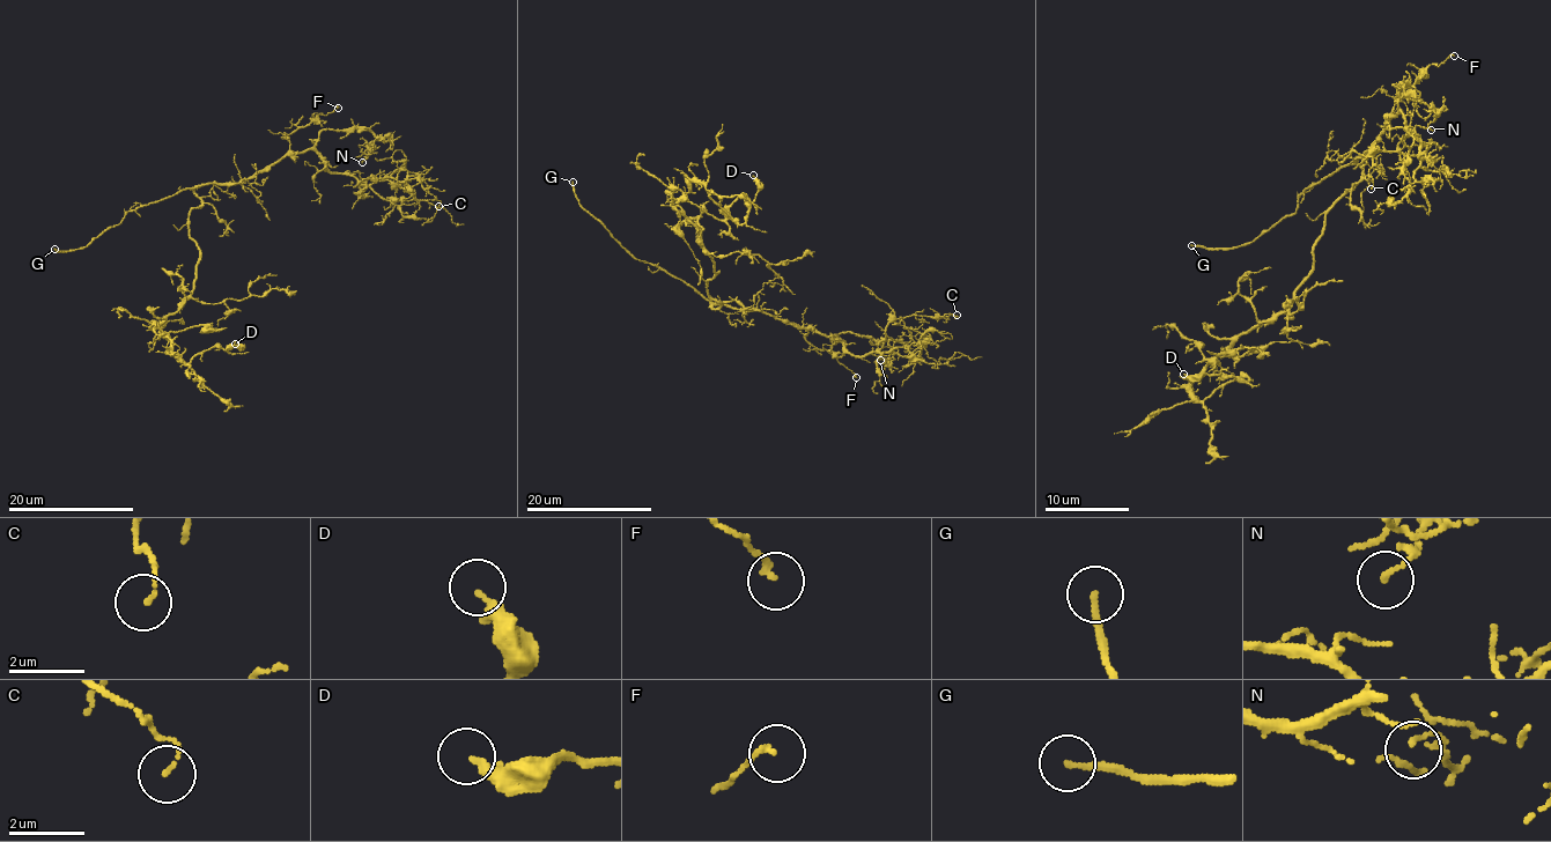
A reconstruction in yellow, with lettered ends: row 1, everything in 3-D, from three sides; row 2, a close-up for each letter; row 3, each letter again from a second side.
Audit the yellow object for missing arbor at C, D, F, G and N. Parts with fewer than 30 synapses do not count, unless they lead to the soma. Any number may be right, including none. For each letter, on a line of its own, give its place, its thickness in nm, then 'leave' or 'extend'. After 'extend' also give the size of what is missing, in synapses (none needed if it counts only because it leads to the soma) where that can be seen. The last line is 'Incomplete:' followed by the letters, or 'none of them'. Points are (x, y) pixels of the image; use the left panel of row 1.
C: at (438, 206); 110 nm thick; leave
D: at (235, 344); 280 nm thick; leave
F: at (338, 108); 150 nm thick; leave
G: at (54, 249); 170 nm thick; extend
N: at (362, 162); 100 nm thick; leave
Incomplete: G

